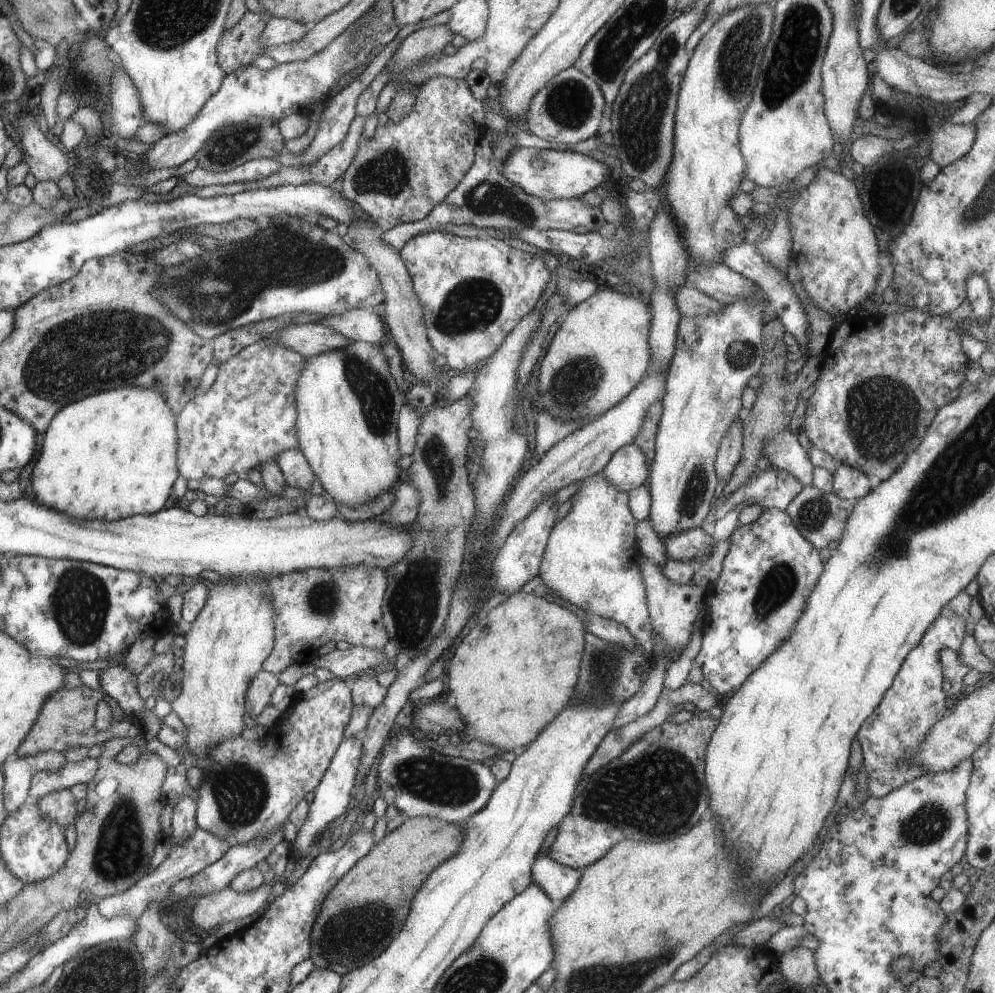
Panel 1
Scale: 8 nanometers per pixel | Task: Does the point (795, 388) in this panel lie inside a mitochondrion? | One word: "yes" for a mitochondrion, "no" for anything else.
no

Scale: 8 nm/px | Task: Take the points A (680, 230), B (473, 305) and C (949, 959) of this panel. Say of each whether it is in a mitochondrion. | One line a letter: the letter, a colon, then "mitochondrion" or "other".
A: other
B: mitochondrion
C: other

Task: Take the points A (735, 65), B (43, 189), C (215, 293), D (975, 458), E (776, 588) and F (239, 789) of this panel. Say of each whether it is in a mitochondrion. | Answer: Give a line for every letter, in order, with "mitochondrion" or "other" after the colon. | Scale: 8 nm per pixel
A: mitochondrion
B: other
C: mitochondrion
D: mitochondrion
E: mitochondrion
F: mitochondrion

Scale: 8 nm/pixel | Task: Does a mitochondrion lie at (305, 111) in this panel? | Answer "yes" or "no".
no

